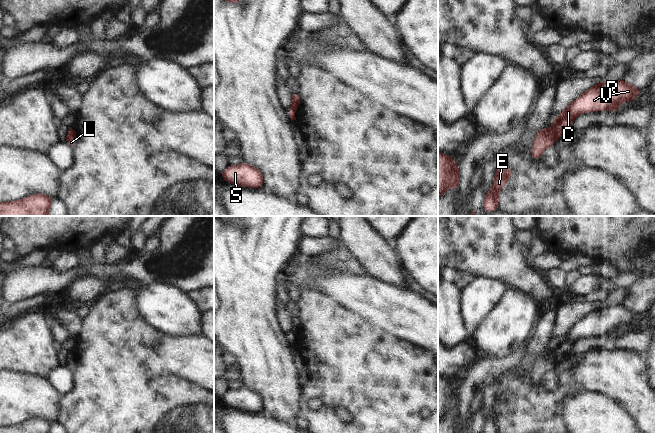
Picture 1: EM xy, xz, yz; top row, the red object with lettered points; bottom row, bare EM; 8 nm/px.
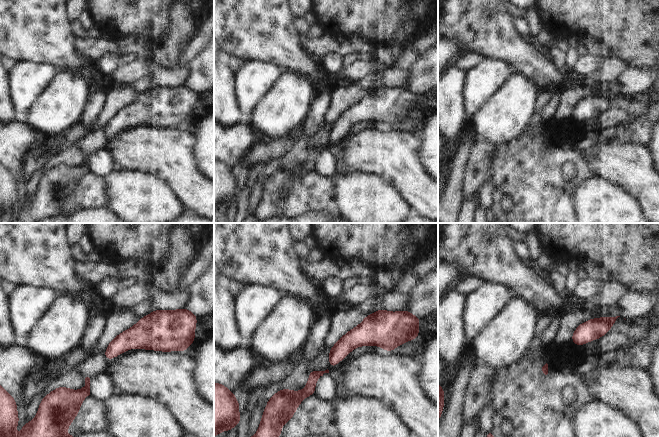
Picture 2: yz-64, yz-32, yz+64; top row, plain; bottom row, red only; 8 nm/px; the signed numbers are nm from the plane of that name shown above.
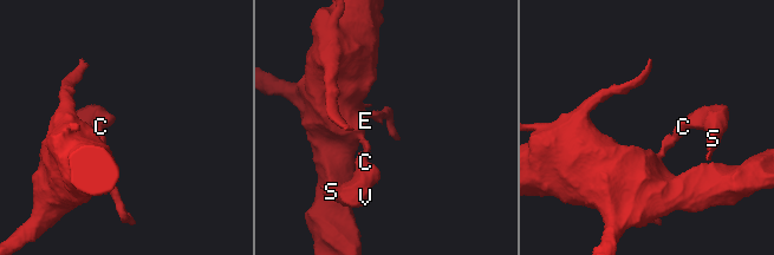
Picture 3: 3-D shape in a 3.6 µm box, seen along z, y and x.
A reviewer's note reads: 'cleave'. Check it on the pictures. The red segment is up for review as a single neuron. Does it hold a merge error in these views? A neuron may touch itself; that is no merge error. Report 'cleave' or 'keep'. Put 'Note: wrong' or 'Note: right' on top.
Note: right
cleave

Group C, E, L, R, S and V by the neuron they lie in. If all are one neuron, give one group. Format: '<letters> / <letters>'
C R S V / E L

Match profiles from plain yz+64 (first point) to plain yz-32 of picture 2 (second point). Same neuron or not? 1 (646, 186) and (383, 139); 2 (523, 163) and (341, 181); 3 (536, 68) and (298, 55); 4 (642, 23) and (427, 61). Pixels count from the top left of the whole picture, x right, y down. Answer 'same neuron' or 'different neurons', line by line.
1: same neuron
2: different neurons
3: same neuron
4: different neurons

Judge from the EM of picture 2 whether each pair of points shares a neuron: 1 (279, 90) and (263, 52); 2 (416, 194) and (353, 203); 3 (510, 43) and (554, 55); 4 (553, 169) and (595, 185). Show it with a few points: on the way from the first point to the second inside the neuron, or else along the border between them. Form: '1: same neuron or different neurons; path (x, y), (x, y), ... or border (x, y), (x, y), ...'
1: different neurons; border (281, 69), (293, 69), (304, 74)
2: different neurons; border (384, 179), (396, 189), (412, 210)
3: different neurons; border (546, 53), (557, 68), (566, 67)
4: different neurons; border (591, 173), (571, 189), (570, 201)

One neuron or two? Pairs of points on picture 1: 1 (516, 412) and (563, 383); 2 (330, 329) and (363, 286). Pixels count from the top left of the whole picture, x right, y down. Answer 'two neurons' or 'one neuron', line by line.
1: one neuron
2: two neurons

